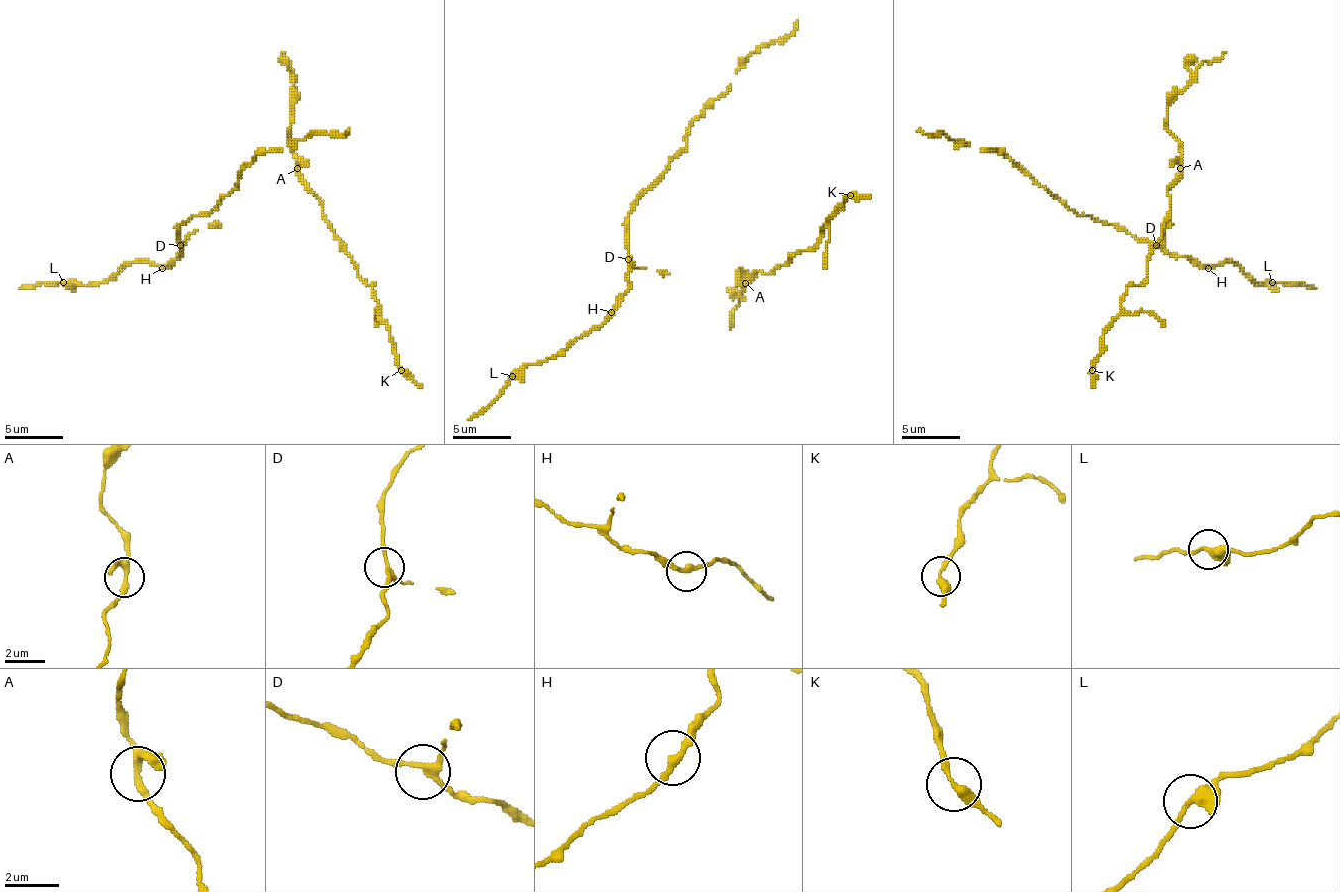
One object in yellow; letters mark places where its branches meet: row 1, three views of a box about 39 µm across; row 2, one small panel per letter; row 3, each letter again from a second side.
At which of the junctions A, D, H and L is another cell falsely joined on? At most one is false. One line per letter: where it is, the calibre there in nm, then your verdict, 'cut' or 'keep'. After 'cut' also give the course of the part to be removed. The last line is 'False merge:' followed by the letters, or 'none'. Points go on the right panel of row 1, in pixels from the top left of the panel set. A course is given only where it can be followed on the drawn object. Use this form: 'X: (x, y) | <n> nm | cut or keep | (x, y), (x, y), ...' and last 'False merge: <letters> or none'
A: (1180, 168) | 240 nm | keep
D: (1156, 245) | 200 nm | keep
H: (1208, 268) | 240 nm | keep
L: (1272, 282) | 280 nm | keep
False merge: none

